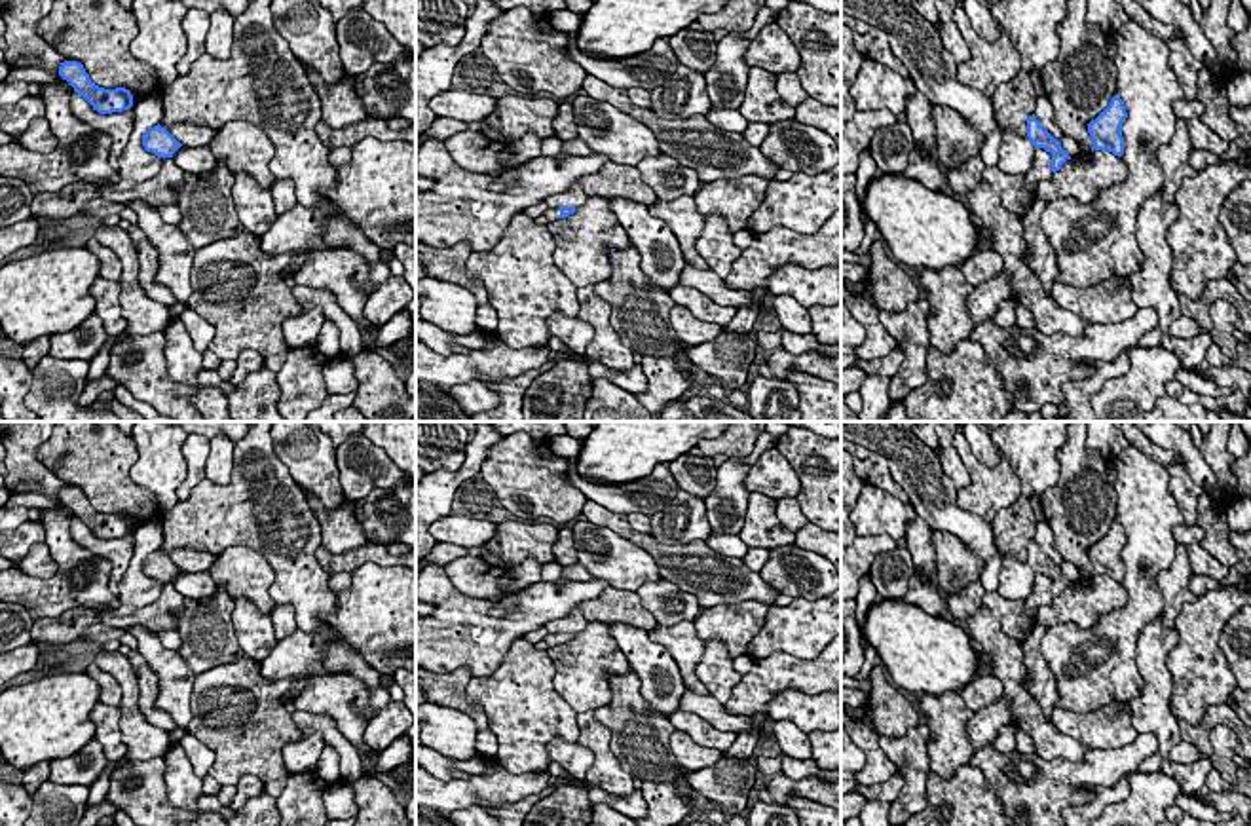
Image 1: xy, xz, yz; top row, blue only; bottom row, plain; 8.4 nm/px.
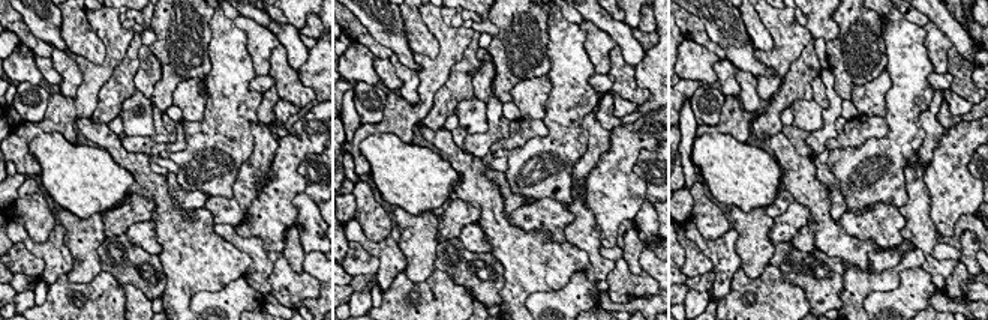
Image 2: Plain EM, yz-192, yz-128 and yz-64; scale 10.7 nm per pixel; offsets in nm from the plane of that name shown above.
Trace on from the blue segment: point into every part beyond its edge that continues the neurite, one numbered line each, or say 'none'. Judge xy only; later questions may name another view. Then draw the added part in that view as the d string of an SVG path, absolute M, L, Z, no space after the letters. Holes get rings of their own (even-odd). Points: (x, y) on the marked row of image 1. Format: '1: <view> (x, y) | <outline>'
none

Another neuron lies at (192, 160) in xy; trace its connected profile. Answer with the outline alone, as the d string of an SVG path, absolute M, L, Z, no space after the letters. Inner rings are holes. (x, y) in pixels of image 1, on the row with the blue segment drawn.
M209 144L205 146L180 146L173 154L173 161L188 175L199 175L216 167L216 158Z

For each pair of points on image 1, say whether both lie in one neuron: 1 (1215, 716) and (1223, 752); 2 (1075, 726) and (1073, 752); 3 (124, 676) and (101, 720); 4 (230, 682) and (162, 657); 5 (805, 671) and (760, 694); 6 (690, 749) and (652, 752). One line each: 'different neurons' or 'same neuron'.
1: different neurons
2: different neurons
3: different neurons
4: different neurons
5: same neuron
6: different neurons

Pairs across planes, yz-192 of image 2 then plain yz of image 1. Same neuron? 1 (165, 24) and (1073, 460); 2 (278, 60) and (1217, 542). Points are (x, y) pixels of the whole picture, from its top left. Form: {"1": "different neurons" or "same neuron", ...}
{"1": "same neuron", "2": "same neuron"}

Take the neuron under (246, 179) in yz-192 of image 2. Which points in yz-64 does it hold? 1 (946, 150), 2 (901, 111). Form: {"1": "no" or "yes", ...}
{"1": "no", "2": "no"}

